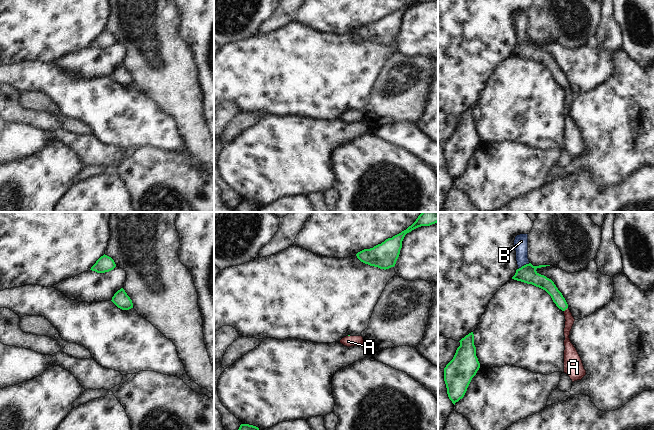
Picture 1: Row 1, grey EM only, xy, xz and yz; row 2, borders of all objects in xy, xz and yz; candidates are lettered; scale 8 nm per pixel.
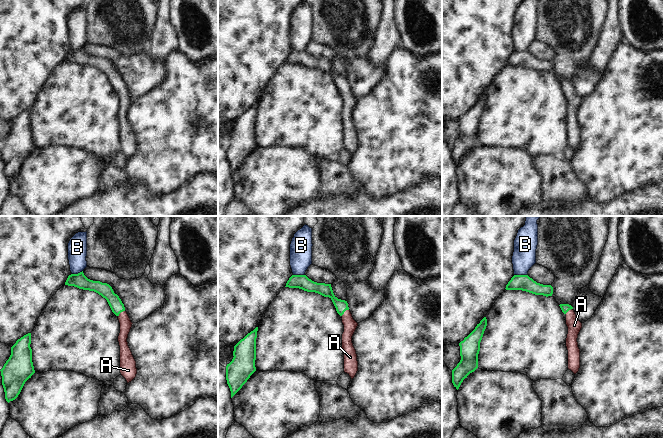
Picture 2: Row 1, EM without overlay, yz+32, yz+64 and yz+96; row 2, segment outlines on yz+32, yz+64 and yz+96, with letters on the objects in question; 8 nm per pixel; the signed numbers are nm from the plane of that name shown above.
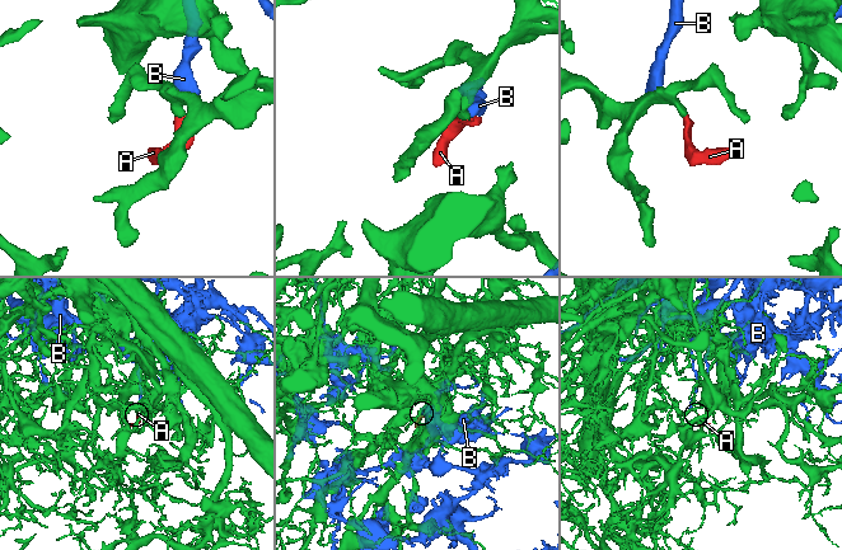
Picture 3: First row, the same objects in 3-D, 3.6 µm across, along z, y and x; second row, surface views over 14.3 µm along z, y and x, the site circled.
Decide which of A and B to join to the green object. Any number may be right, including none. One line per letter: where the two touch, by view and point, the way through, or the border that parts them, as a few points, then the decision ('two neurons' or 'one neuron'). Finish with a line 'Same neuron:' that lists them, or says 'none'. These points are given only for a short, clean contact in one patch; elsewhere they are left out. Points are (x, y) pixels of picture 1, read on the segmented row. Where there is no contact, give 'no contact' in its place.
A: yz (566, 308) | across yz (546, 284), (566, 308), (569, 322) | one neuron
B: yz (524, 265) | two neurons
Same neuron: A

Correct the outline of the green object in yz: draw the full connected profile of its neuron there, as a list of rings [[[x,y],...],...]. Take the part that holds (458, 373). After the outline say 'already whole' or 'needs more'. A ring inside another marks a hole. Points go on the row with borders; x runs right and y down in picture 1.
[[[473,332],[460,341],[453,359],[444,368],[444,381],[449,399],[455,405],[462,399],[467,388],[480,368],[476,356]]]; already whole

